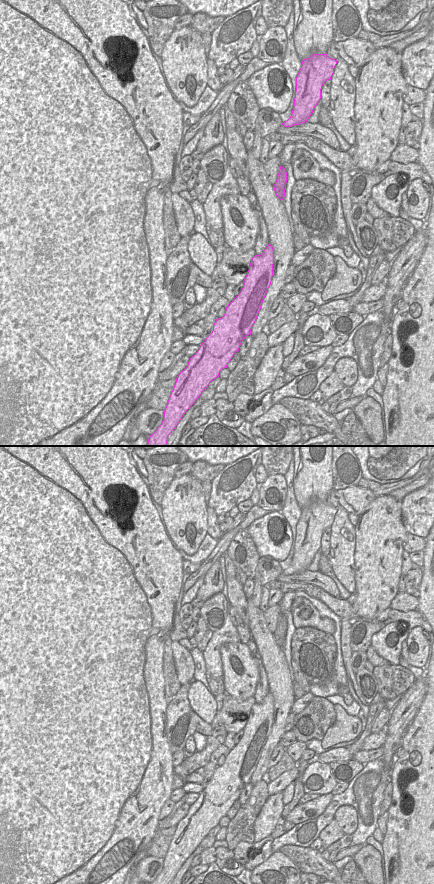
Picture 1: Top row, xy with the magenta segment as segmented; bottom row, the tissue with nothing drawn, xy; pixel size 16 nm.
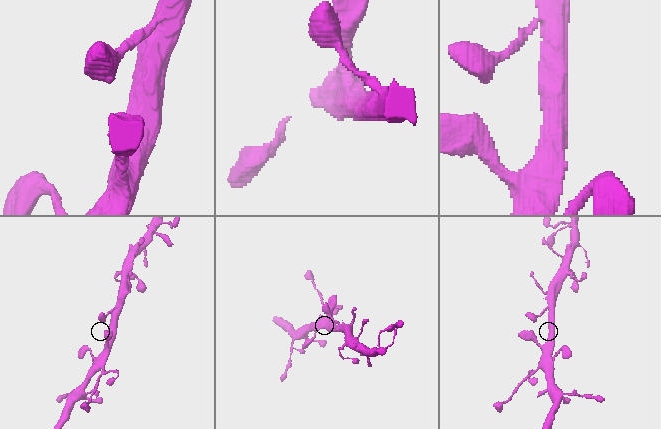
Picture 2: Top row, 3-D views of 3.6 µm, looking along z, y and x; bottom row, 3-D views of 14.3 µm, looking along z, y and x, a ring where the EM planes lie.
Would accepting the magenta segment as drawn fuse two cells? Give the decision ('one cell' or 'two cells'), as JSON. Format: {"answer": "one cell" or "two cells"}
{"answer": "one cell"}

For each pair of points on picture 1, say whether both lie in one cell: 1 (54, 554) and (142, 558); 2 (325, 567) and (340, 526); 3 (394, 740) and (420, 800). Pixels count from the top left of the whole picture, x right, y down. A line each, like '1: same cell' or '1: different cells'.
1: same cell
2: different cells
3: different cells

